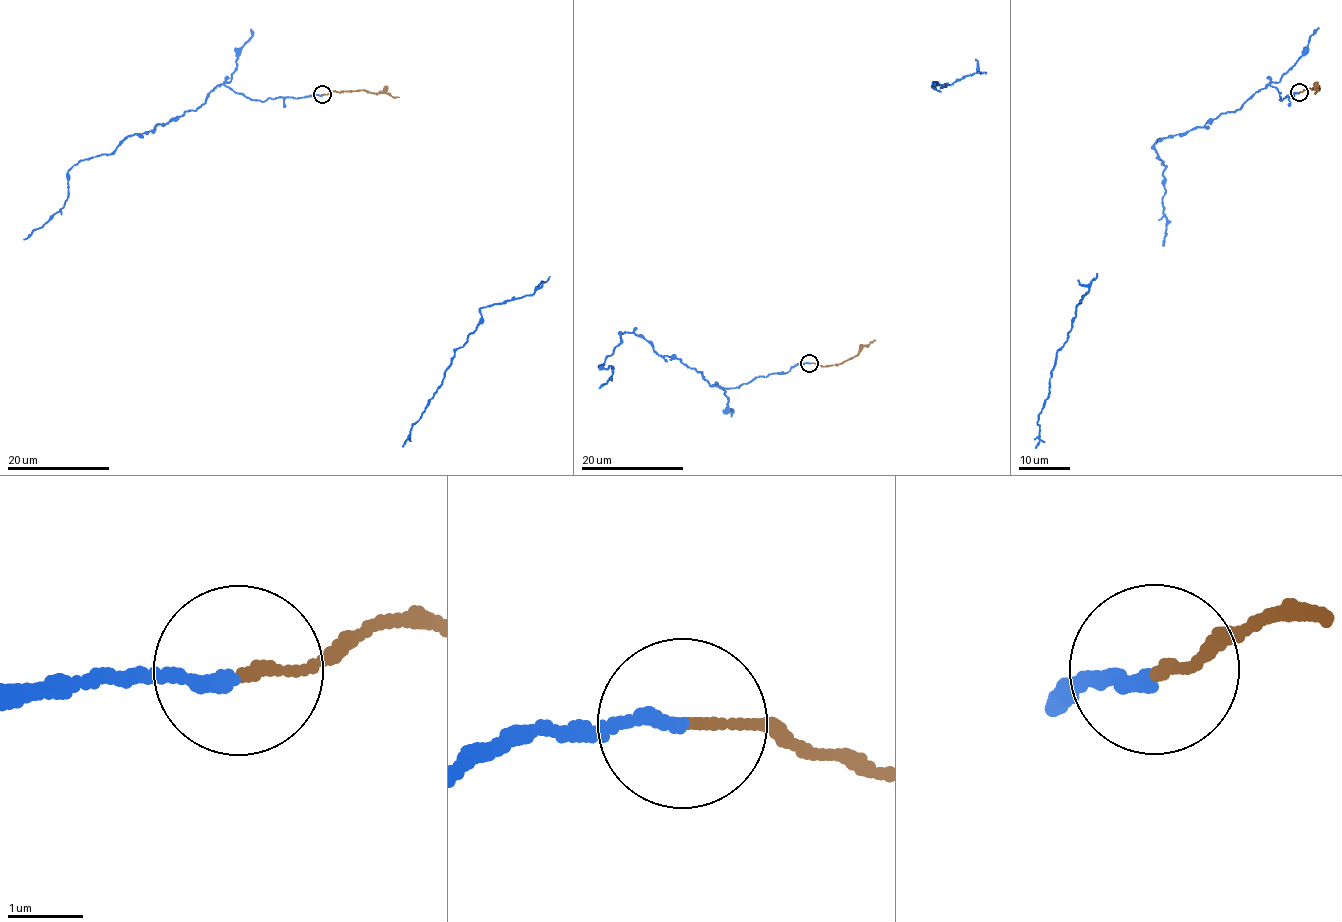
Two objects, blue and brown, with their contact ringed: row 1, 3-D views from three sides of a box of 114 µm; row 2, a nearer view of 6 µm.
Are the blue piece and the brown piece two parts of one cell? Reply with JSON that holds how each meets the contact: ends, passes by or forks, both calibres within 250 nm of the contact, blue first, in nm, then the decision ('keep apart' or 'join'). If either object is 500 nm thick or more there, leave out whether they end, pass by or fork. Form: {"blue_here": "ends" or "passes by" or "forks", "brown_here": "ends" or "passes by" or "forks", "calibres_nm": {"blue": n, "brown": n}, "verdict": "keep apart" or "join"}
{"blue_here": "ends", "brown_here": "ends", "calibres_nm": {"blue": 170, "brown": 110}, "verdict": "join"}

